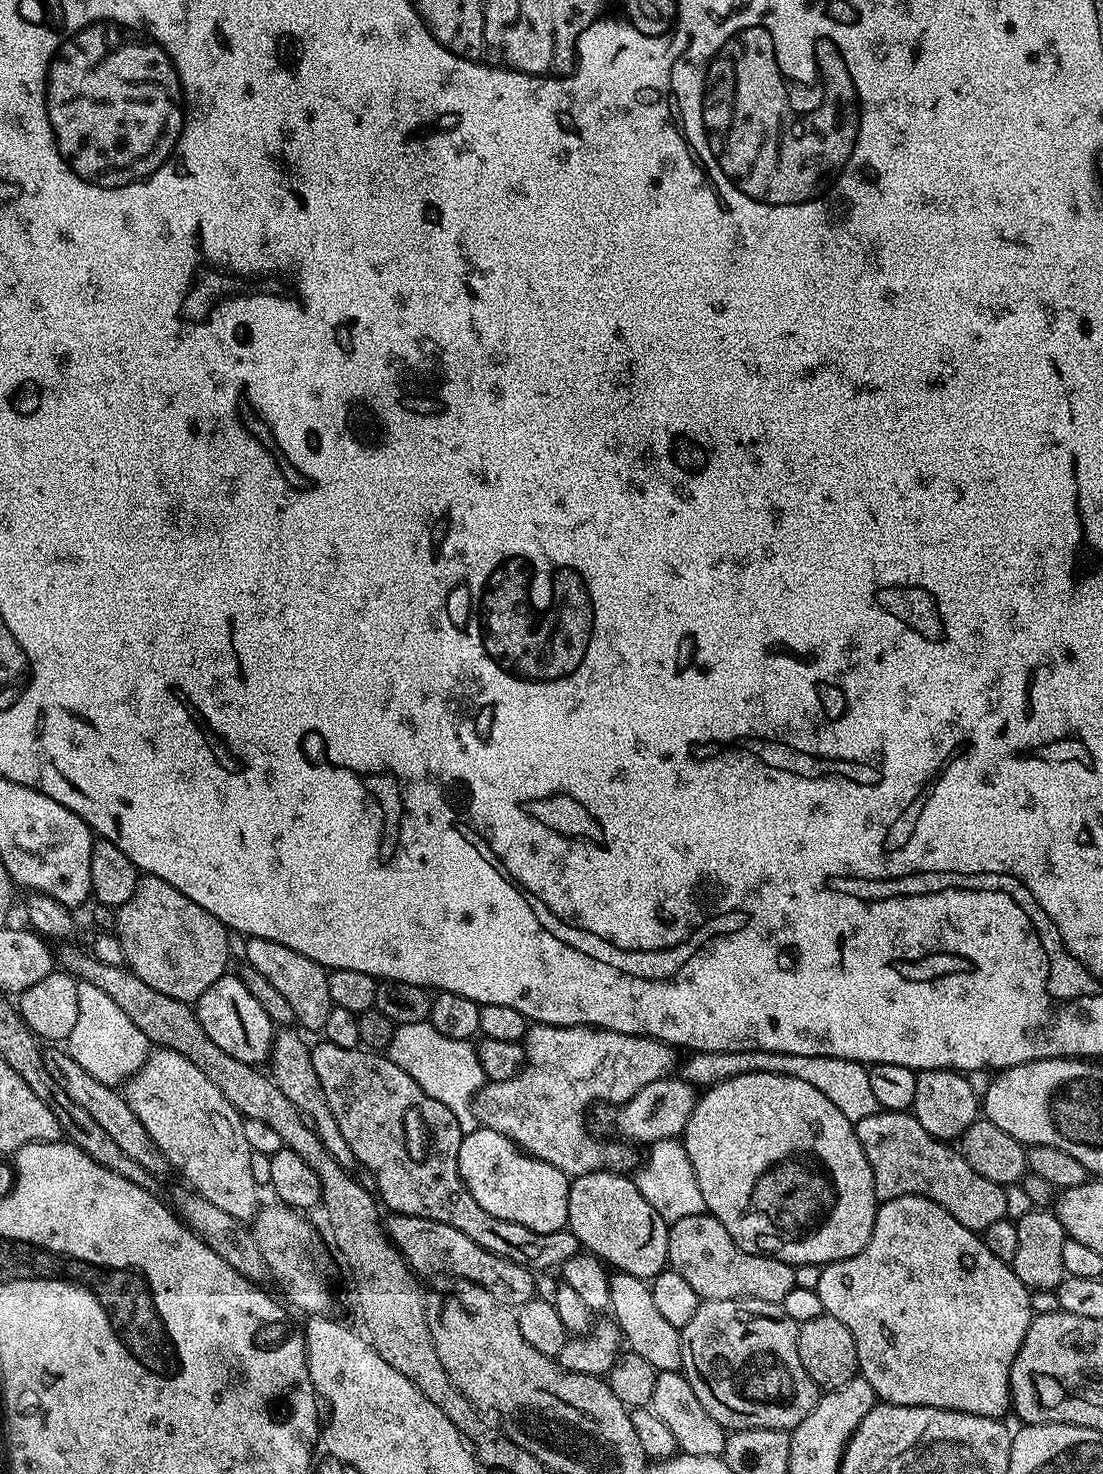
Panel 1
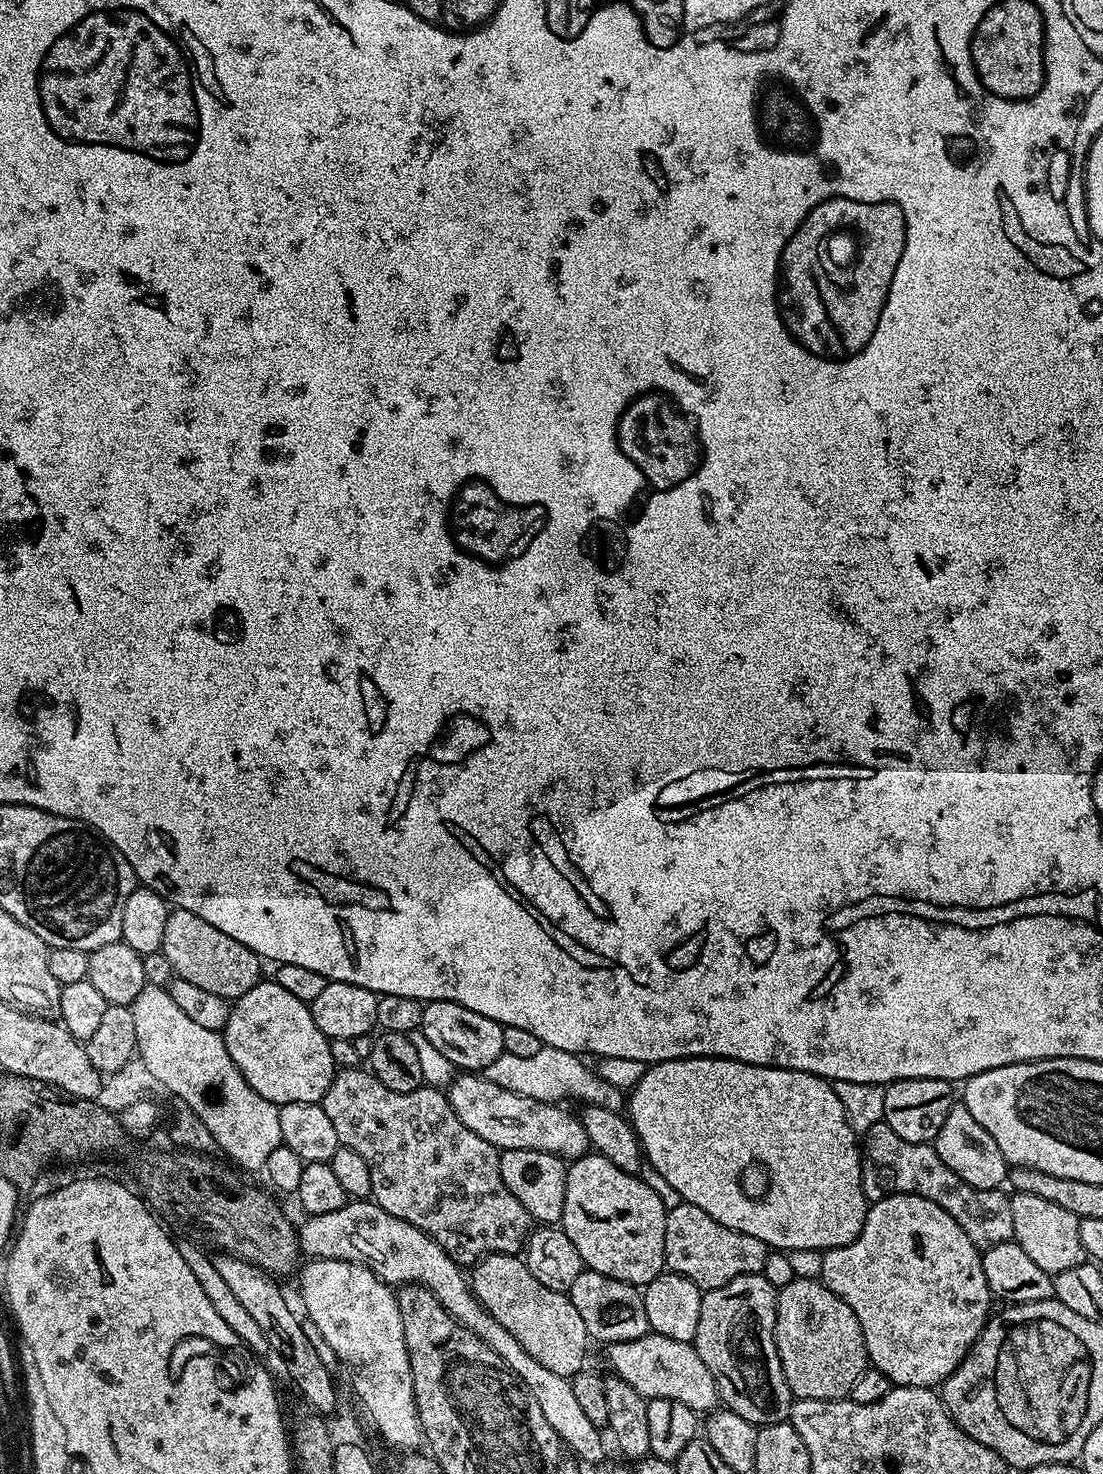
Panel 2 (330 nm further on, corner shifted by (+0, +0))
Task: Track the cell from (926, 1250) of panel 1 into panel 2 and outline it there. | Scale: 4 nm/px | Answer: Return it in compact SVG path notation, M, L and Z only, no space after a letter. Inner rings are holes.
M902 1194L901 1196L887 1196L875 1201L868 1209L858 1238L841 1248L827 1249L823 1255L819 1279L831 1292L838 1294L838 1298L842 1298L842 1302L846 1302L846 1306L850 1306L850 1310L854 1310L854 1318L858 1318L858 1326L862 1326L869 1365L882 1370L882 1374L886 1374L886 1378L890 1378L893 1386L935 1389L937 1386L943 1385L947 1376L954 1374L954 1370L966 1358L966 1354L980 1337L980 1332L988 1323L990 1313L993 1311L994 1297L991 1290L988 1289L986 1274L982 1270L981 1249L977 1248L974 1242L970 1242L966 1230L962 1230L962 1226L958 1226L958 1222L954 1222L954 1218L950 1218L950 1214L946 1214L946 1210L942 1210L942 1206L921 1196Z

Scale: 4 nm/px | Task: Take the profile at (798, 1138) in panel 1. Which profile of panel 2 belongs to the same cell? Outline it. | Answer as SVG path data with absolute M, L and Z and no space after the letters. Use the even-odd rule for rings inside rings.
M684 1056L680 1060L663 1060L661 1064L645 1067L642 1078L627 1097L626 1116L636 1132L647 1165L658 1170L658 1174L662 1174L662 1178L666 1178L666 1182L670 1182L670 1186L678 1190L683 1203L706 1210L706 1214L722 1222L722 1226L730 1226L730 1230L750 1234L772 1250L827 1250L841 1248L858 1238L870 1207L870 1201L864 1196L864 1187L860 1181L862 1148L858 1143L857 1133L853 1132L848 1124L846 1110L842 1110L842 1102L838 1102L838 1094L834 1094L831 1083L823 1076L796 1072L792 1068L763 1068L759 1064L723 1060L721 1056Z

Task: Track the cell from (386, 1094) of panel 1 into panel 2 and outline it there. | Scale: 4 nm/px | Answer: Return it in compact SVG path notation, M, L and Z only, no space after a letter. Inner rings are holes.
M363 1067L340 1068L322 1103L341 1145L355 1150L366 1166L370 1166L371 1199L382 1206L386 1214L394 1214L394 1218L402 1218L402 1222L410 1222L410 1226L418 1226L418 1230L434 1238L455 1264L471 1266L492 1252L510 1256L525 1247L534 1221L526 1206L522 1206L522 1202L506 1190L506 1182L502 1182L500 1152L486 1142L486 1138L478 1138L474 1130L462 1126L447 1095L439 1087L422 1086L418 1090L399 1092L382 1086L382 1082Z

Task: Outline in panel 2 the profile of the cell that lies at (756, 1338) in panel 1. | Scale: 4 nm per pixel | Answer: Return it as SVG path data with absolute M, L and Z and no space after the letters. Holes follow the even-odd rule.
M759 1272L734 1278L734 1282L726 1282L726 1286L718 1286L702 1295L702 1314L698 1318L698 1330L694 1347L698 1358L706 1362L706 1370L716 1383L717 1397L723 1407L734 1414L742 1414L746 1422L763 1426L766 1424L785 1423L792 1415L794 1397L786 1382L786 1374L782 1374L782 1362L778 1358L776 1345L776 1294L777 1288L770 1286L766 1278Z

